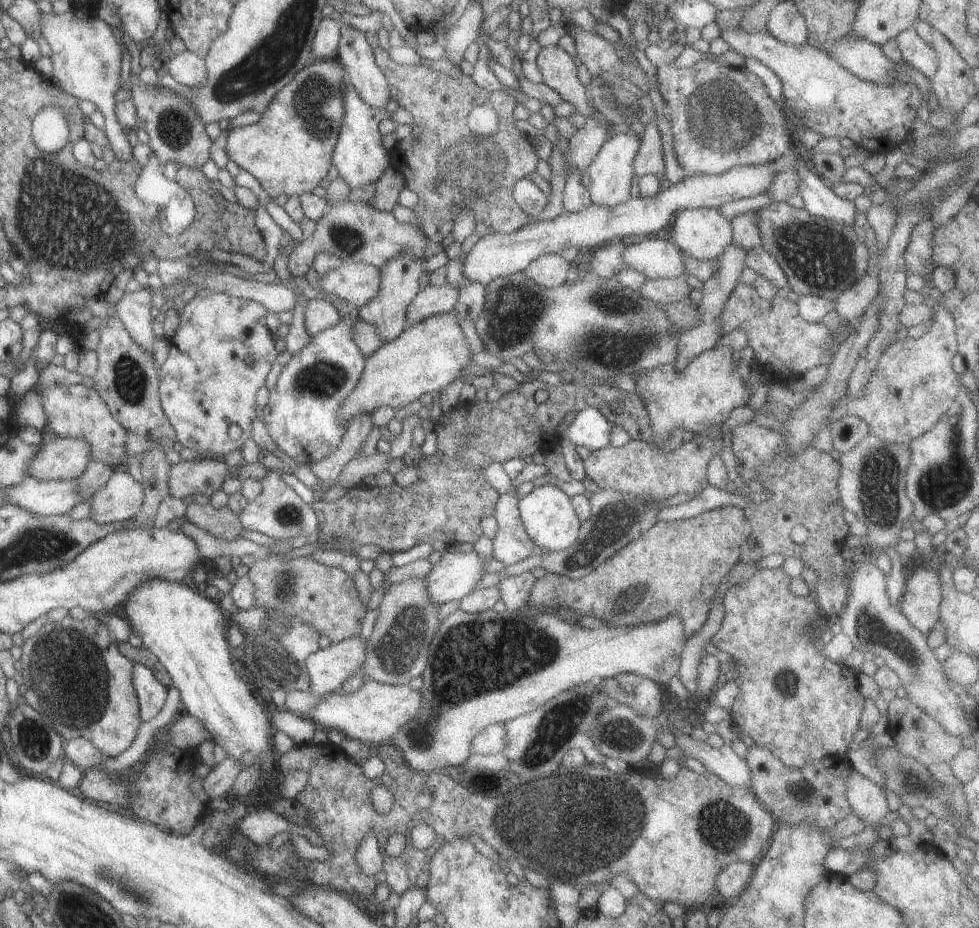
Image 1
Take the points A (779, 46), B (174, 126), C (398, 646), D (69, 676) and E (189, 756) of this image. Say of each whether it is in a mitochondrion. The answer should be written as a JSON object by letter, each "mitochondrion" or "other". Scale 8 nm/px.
{"A":"other","B":"mitochondrion","C":"mitochondrion","D":"mitochondrion","E":"other"}

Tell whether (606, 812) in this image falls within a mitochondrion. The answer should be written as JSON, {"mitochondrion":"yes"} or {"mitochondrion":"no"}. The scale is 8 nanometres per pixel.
{"mitochondrion":"yes"}

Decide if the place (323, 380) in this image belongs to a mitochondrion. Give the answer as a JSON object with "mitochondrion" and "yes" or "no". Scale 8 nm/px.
{"mitochondrion":"yes"}

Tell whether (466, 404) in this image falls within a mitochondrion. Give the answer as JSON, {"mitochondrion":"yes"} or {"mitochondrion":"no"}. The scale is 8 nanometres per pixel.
{"mitochondrion":"no"}

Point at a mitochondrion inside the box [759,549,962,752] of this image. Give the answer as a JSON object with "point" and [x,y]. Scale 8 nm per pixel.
{"point":[872,628]}

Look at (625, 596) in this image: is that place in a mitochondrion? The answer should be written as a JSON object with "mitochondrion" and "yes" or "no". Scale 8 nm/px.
{"mitochondrion":"no"}

